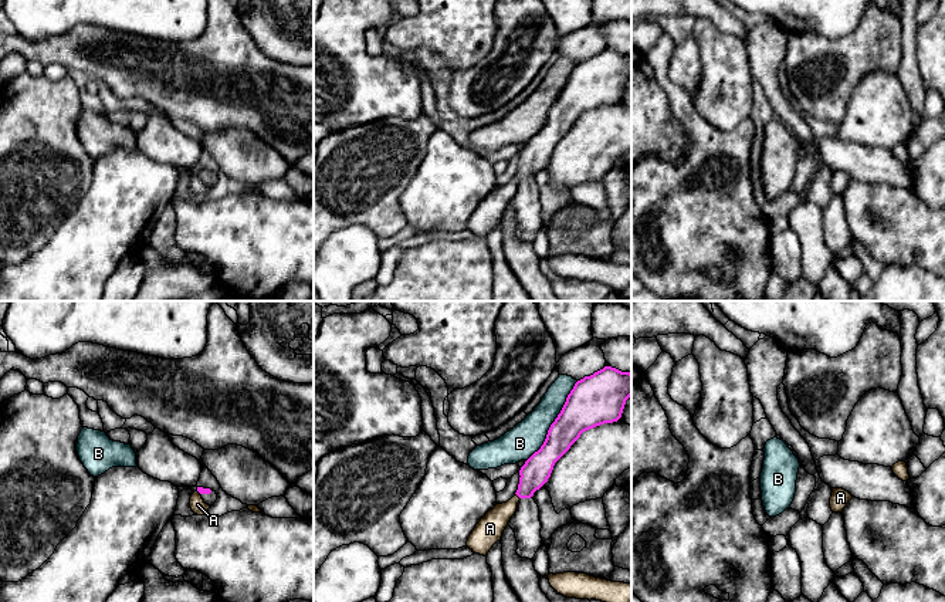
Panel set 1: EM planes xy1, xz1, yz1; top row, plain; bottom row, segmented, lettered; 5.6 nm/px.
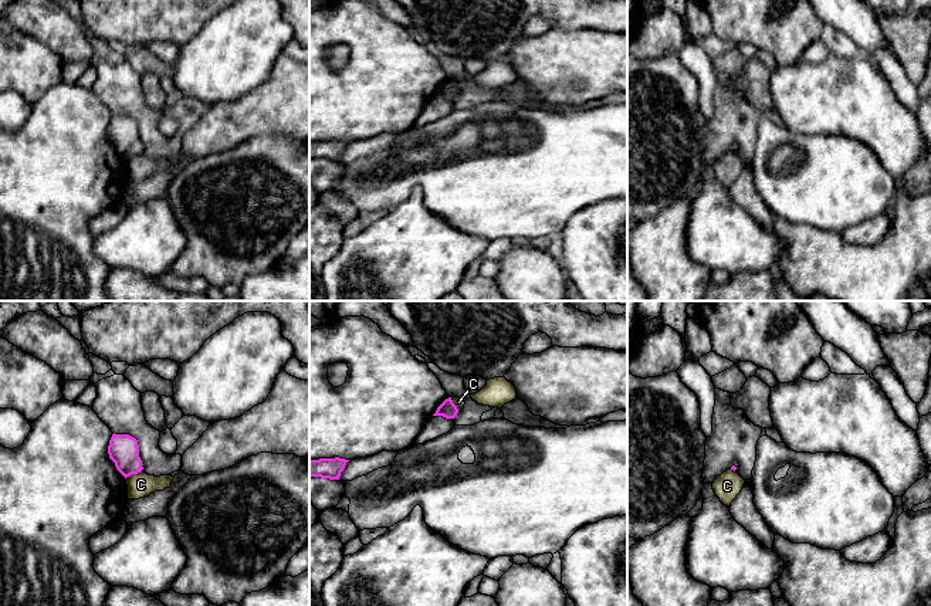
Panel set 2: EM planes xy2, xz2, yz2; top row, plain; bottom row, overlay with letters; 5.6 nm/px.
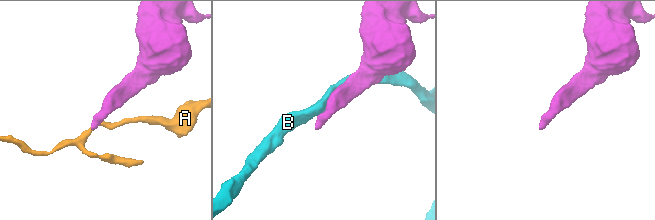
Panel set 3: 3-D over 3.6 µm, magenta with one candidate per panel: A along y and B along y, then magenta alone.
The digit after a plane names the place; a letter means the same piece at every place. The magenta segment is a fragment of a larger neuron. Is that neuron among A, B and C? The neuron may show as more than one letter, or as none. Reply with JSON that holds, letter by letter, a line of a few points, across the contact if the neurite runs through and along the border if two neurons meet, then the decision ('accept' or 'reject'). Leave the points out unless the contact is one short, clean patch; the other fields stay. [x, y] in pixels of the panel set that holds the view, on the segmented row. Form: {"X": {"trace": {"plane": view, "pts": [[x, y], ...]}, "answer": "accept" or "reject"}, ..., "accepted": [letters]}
{"A": {"trace": {"plane": "xz1", "pts": [[515, 493], [520, 499]]}, "answer": "reject"}, "B": {"answer": "reject"}, "C": {"trace": {"plane": "xy2", "pts": [[141, 470], [125, 478]]}, "answer": "reject"}, "accepted": []}

